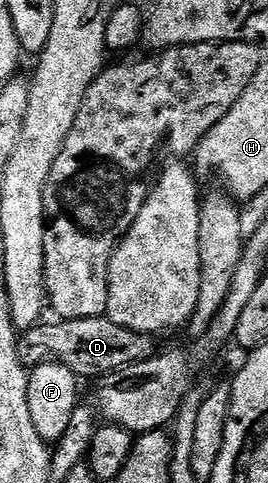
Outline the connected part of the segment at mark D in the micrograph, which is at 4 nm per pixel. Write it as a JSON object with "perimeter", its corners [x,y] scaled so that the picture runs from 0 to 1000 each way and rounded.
{"perimeter":[[[377,652],[313,660],[239,660],[205,665],[194,677],[160,675],[97,679],[71,696],[71,737],[108,764],[146,752],[201,747],[254,754],[299,787],[366,787],[388,776],[448,768],[455,760],[567,743],[586,731],[582,704],[567,696],[466,681]]]}

